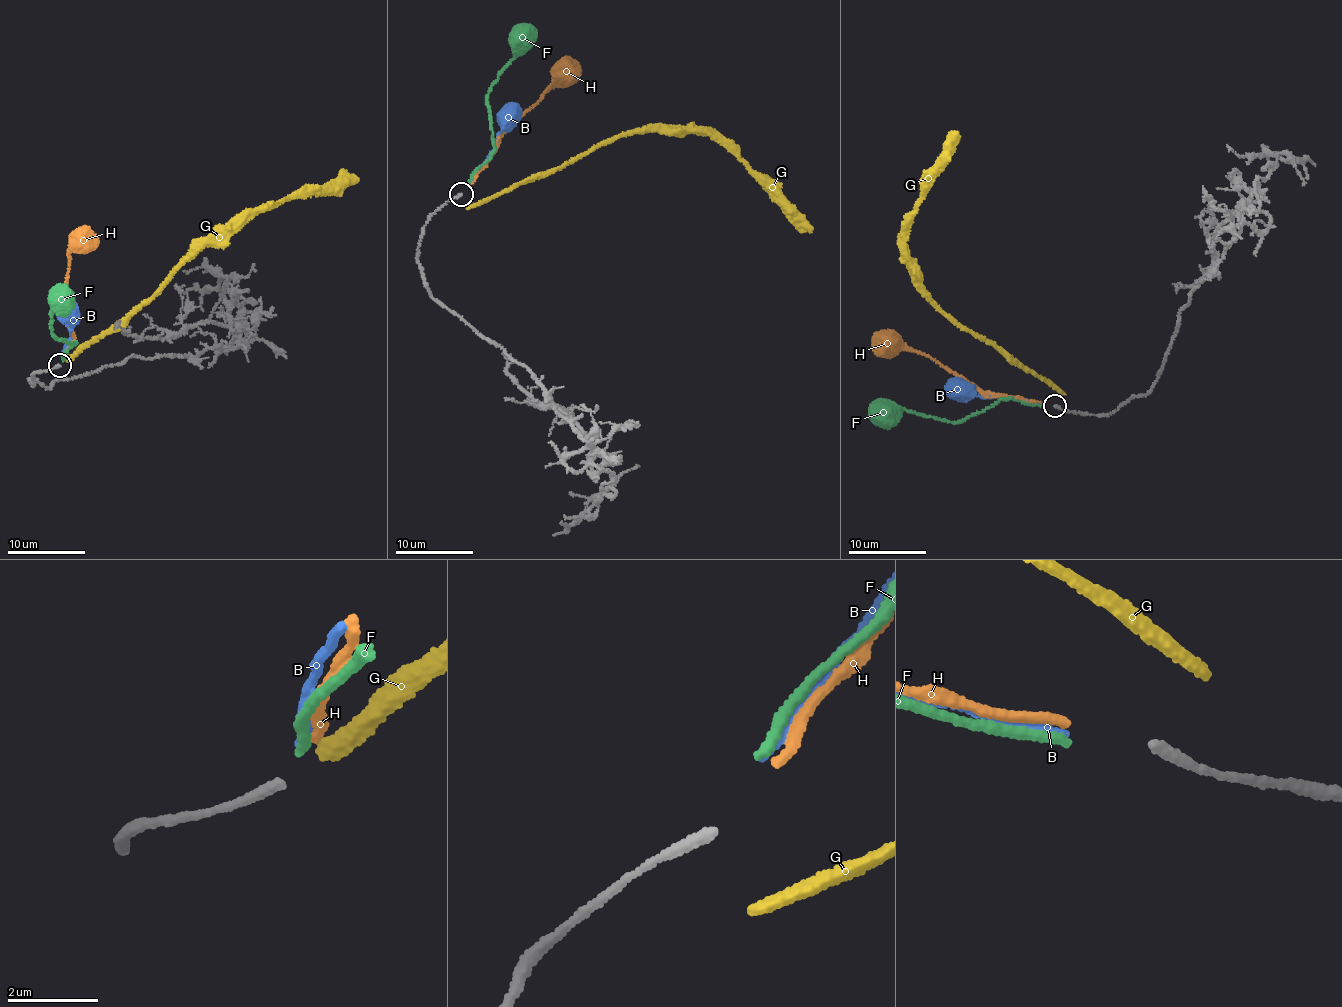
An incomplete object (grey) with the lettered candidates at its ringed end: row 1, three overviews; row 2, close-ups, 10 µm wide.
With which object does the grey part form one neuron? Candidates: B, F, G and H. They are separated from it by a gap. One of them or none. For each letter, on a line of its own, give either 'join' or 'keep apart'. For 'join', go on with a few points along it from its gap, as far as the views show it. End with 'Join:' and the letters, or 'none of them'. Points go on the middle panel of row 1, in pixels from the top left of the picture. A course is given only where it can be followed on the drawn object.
B: join; course (469, 181), (494, 148), (499, 133), (504, 130), (504, 114), (518, 105)
F: keep apart
G: keep apart
H: keep apart
Join: B

